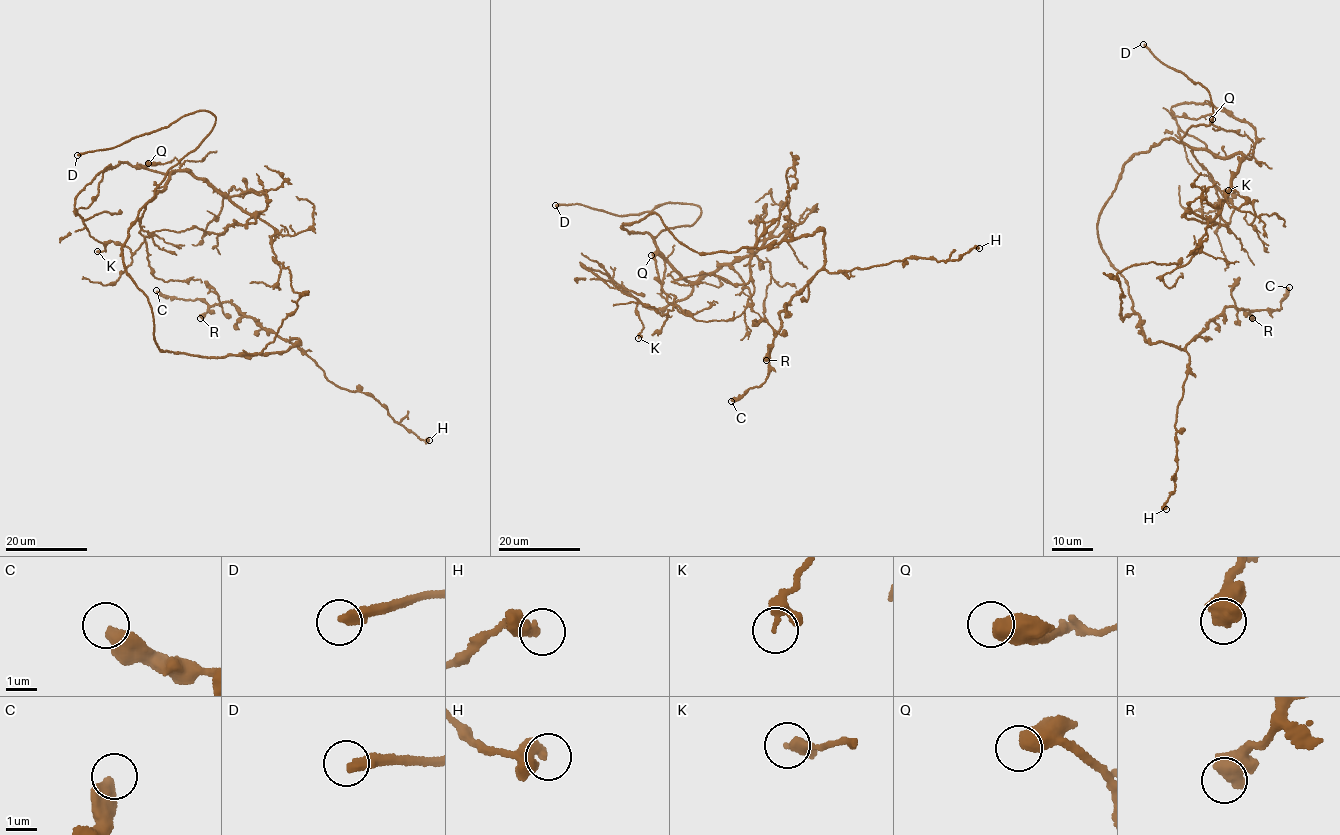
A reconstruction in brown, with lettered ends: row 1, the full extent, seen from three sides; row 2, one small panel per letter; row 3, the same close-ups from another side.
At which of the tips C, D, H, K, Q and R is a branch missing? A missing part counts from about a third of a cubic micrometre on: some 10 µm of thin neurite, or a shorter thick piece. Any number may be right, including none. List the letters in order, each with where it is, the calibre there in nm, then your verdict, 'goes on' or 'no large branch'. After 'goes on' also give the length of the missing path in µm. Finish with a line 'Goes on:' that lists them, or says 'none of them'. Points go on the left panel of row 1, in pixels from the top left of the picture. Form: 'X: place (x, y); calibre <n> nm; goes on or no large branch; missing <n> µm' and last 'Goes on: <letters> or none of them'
C: place (156, 290); calibre 550 nm; no large branch
D: place (77, 155); calibre 320 nm; goes on; missing 20 µm
H: place (429, 440); calibre 360 nm; no large branch
K: place (97, 251); calibre 360 nm; no large branch
Q: place (148, 163); calibre 550 nm; goes on; missing 7 µm
R: place (200, 318); calibre 750 nm; no large branch
Goes on: D, Q

